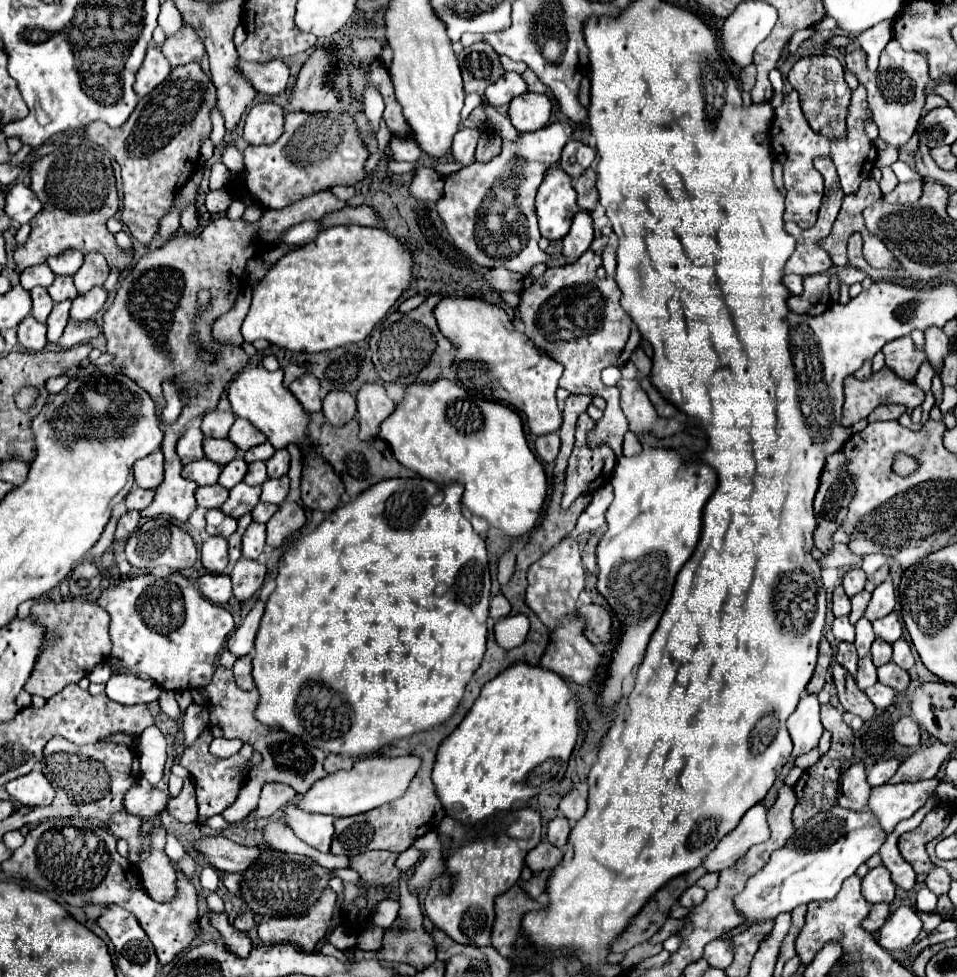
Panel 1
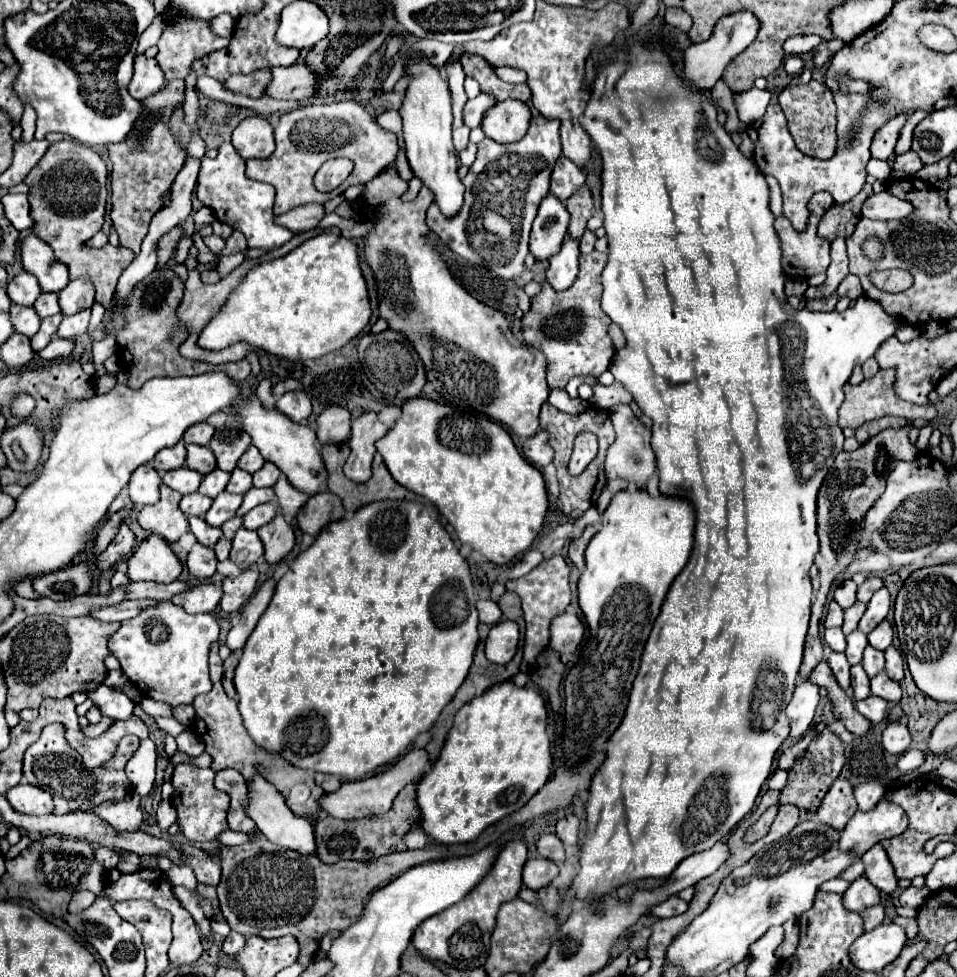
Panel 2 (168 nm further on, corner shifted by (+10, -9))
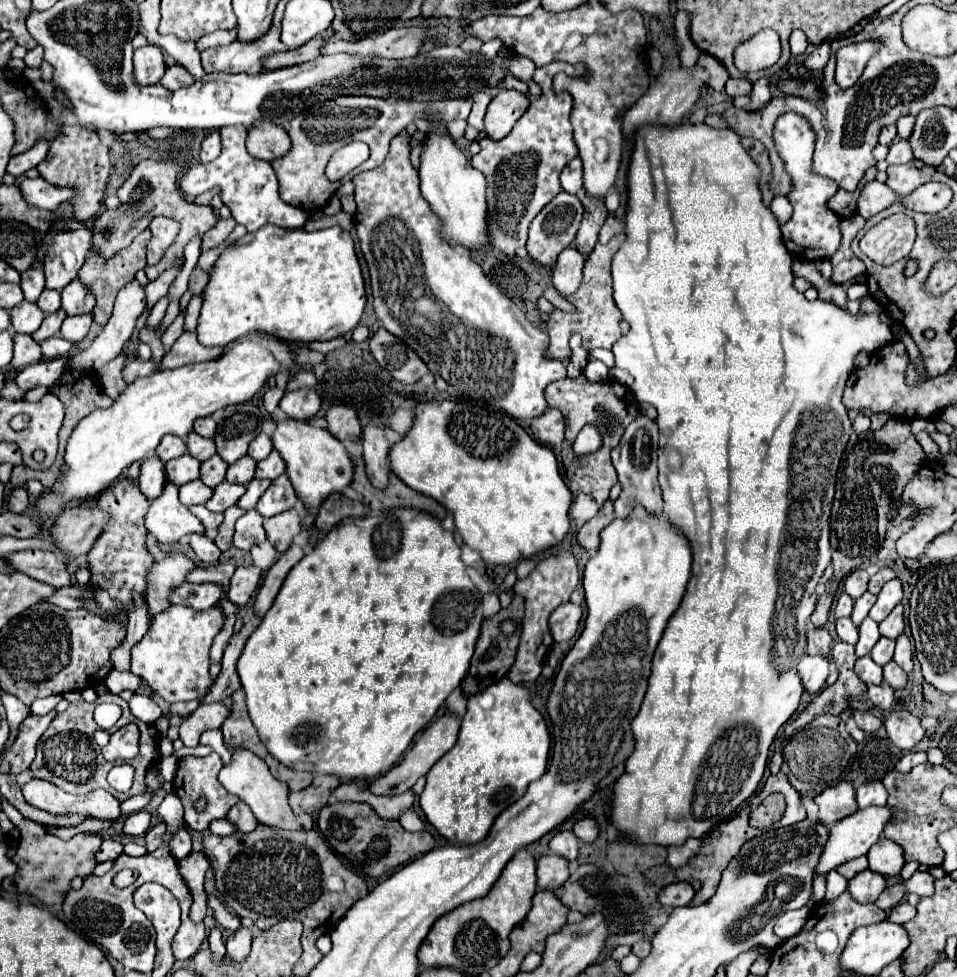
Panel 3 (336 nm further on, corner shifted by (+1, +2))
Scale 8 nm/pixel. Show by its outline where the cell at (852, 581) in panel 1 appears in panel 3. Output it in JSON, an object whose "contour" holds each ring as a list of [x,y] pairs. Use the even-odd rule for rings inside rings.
{"contour":[[[865,569],[851,571],[849,577],[845,579],[845,591],[847,591],[847,595],[851,595],[853,599],[861,597],[867,591],[867,581],[869,581],[869,575],[867,575]]]}

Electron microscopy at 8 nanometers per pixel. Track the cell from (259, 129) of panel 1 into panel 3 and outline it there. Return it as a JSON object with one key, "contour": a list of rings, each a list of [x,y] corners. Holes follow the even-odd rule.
{"contour":[[[257,121],[247,133],[247,151],[263,161],[273,161],[281,157],[291,147],[287,131],[279,125],[269,125],[267,121]]]}

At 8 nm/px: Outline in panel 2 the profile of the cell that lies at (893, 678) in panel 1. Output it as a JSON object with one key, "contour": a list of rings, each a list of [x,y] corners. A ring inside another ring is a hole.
{"contour":[[[880,672],[878,676],[872,678],[872,694],[888,700],[888,702],[898,702],[902,698],[900,684],[890,680],[886,672]]]}

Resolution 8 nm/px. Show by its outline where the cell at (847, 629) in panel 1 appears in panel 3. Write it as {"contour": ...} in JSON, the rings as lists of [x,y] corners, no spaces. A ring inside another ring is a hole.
{"contour":[[[837,619],[837,635],[841,641],[847,641],[851,645],[857,643],[857,627],[851,623],[851,619]]]}

